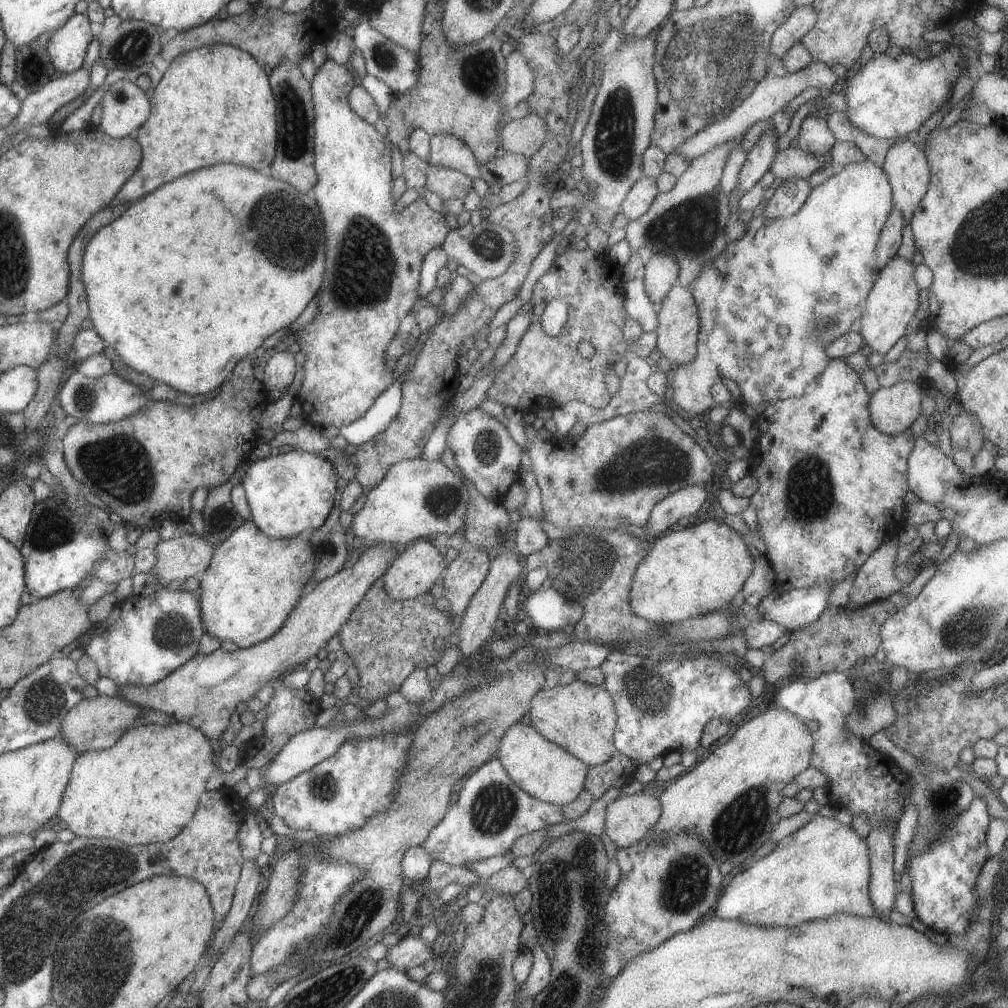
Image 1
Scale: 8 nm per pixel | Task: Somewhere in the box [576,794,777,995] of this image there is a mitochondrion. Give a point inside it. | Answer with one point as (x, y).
(687, 878)

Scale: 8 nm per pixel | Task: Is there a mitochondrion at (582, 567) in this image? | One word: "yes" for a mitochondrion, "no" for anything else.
yes

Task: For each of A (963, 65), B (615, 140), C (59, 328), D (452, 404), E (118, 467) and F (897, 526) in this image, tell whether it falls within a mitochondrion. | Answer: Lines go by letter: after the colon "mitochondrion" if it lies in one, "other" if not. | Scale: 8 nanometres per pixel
A: other
B: mitochondrion
C: other
D: other
E: mitochondrion
F: other

